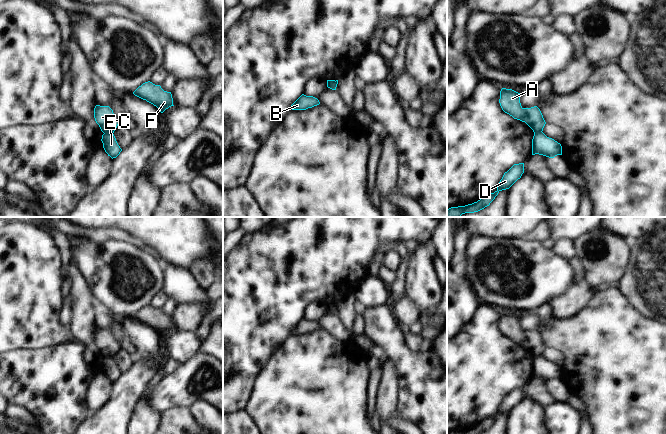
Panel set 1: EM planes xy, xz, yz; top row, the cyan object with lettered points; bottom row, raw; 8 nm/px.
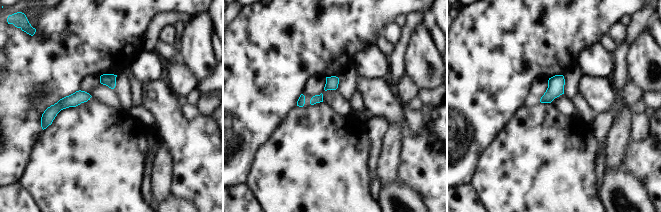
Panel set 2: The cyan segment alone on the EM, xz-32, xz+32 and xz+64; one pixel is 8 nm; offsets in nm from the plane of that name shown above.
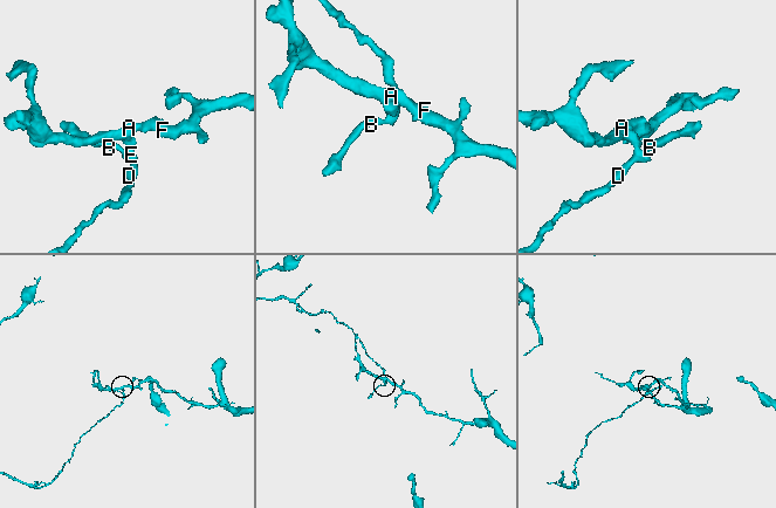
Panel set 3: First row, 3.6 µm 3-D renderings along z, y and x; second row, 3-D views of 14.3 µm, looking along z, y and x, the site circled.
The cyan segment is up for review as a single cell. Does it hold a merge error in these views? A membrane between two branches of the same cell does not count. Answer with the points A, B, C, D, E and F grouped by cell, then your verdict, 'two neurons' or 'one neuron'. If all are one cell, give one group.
groups A C F / B D E; two neurons

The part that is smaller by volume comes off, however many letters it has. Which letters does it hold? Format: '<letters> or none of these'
B, D, E

